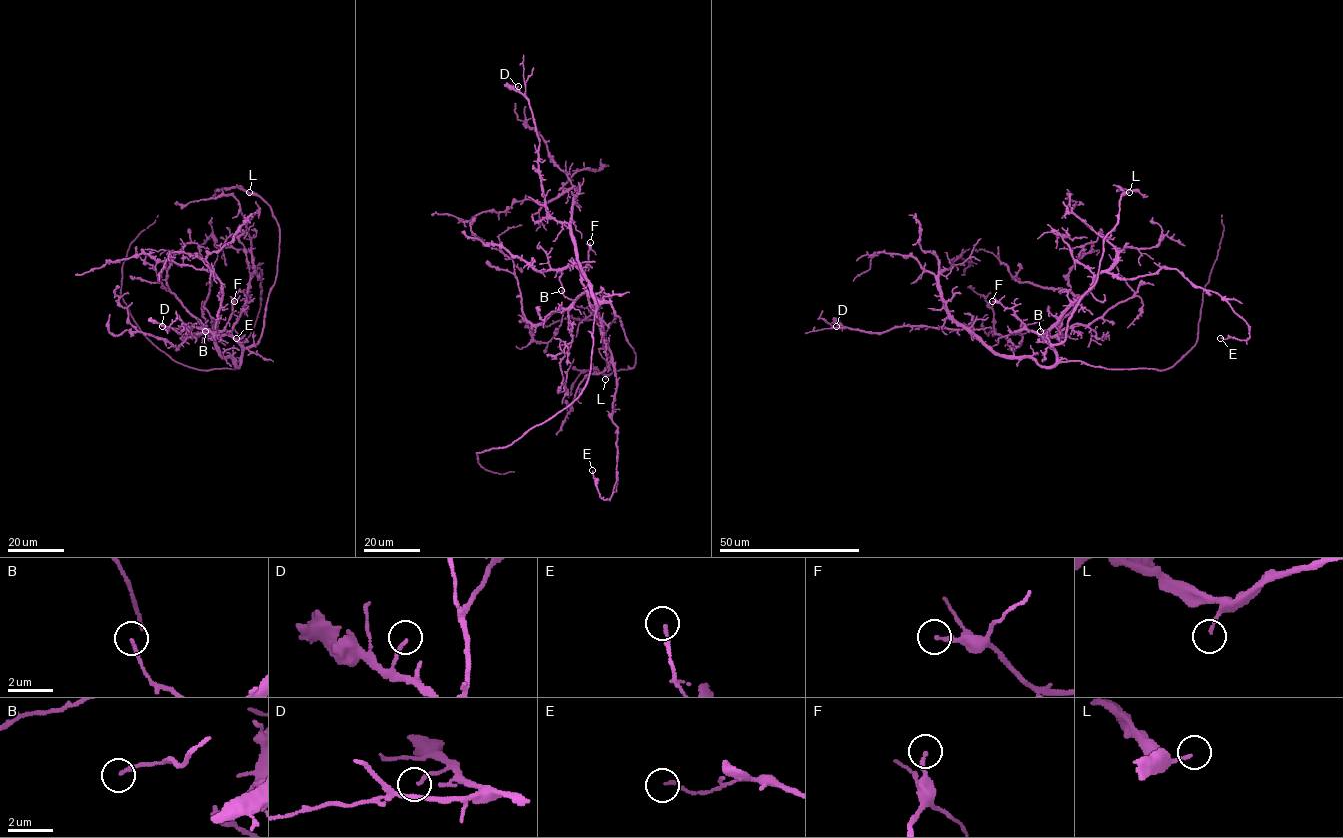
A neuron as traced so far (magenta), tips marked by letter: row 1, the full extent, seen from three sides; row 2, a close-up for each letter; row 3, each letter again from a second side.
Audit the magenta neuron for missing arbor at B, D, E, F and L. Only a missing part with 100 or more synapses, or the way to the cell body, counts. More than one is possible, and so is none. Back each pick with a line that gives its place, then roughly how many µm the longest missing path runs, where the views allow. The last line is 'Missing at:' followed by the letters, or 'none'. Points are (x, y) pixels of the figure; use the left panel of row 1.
Missing at: none

